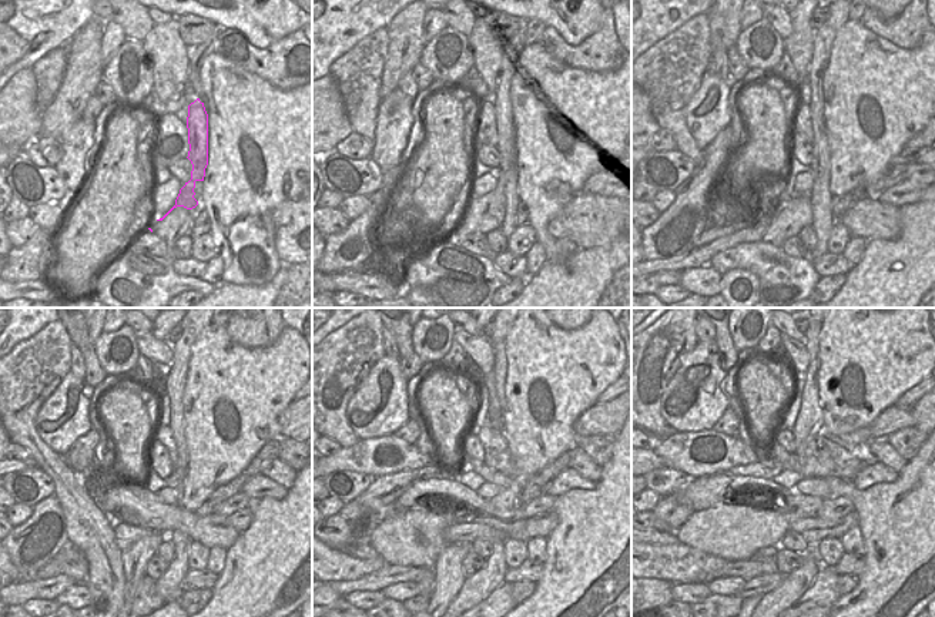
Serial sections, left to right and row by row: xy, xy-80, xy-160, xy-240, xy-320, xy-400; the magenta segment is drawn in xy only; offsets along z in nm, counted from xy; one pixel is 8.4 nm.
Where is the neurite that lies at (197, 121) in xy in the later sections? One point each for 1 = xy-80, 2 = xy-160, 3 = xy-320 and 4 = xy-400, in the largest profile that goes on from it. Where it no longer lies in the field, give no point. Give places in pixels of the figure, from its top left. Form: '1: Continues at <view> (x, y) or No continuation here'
1: Continues at xy-80 (483, 214)
2: Continues at xy-160 (787, 220)
3: Continues at xy-320 (449, 576)
4: Continues at xy-400 (757, 597)

